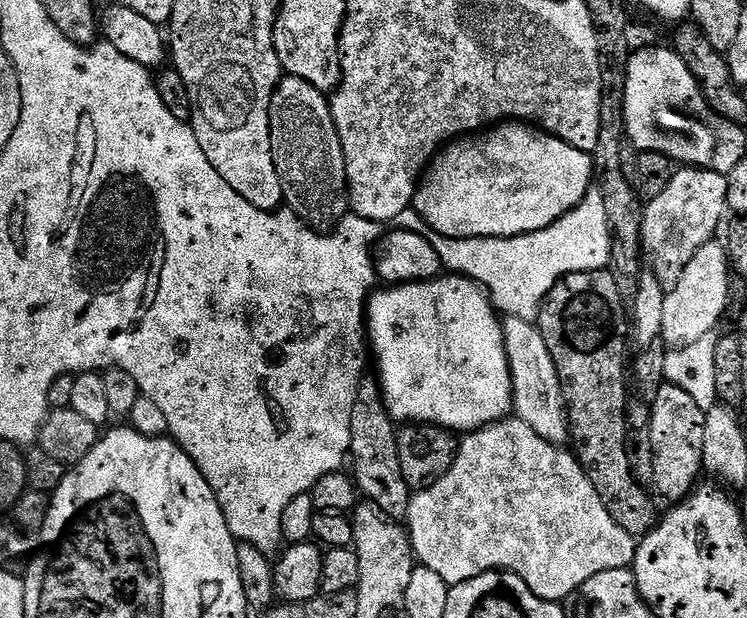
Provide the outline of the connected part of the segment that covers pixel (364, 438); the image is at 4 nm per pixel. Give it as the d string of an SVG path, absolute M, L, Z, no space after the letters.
M371 378L361 380L358 394L354 394L354 414L350 414L350 472L359 495L389 520L400 522L408 515L410 489L406 478L402 478L402 462L398 462L397 431L397 425L384 404L384 393L380 391L379 383Z

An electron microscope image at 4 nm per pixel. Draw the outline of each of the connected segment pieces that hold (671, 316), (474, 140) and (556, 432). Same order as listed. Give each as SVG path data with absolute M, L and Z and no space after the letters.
M716 238L709 240L698 254L694 254L694 258L690 258L686 270L682 270L682 278L678 278L676 285L665 295L659 339L669 349L685 348L715 333L728 308L730 265L725 245L718 241Z
M501 122L479 134L469 134L459 140L451 141L444 145L432 158L431 164L424 169L420 183L416 190L414 201L415 215L419 216L425 225L428 224L437 236L454 238L506 238L507 236L525 236L531 232L541 232L546 230L554 222L558 222L566 213L572 212L574 206L582 202L582 198L587 194L588 189L594 184L594 168L592 172L592 159L589 153L578 150L570 146L565 140L559 140L557 136L549 136L547 132L536 126L529 126L524 122Z
M507 317L502 324L504 349L508 355L508 369L512 375L512 407L515 419L526 422L534 434L551 444L567 445L570 440L568 414L564 411L564 395L550 350L546 350L546 338L531 320Z

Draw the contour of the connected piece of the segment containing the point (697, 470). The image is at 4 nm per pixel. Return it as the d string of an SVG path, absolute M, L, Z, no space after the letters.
M667 382L660 385L656 401L652 403L652 420L646 440L652 443L652 480L656 488L668 502L683 502L692 495L697 487L696 479L702 476L704 459L705 413L686 390Z

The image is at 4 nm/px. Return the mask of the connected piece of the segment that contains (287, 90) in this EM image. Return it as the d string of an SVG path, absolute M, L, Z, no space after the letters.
M285 75L281 79L274 98L270 102L270 150L274 154L276 173L282 182L287 211L294 213L309 228L317 230L331 229L349 215L344 151L342 142L338 138L338 130L334 126L330 100L325 93L310 86L310 82L302 82L302 78Z

